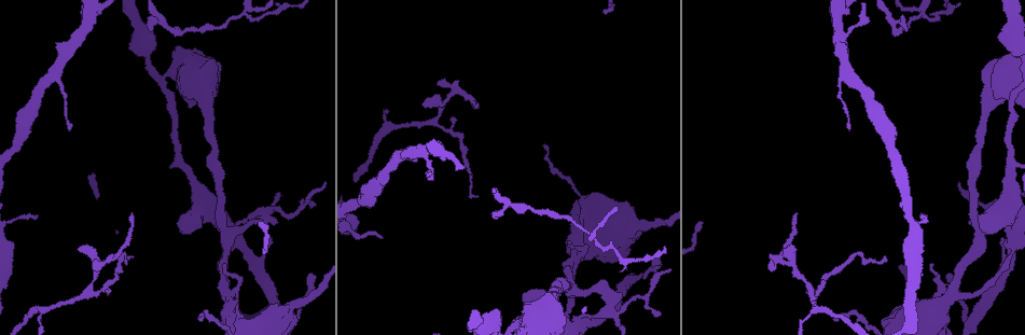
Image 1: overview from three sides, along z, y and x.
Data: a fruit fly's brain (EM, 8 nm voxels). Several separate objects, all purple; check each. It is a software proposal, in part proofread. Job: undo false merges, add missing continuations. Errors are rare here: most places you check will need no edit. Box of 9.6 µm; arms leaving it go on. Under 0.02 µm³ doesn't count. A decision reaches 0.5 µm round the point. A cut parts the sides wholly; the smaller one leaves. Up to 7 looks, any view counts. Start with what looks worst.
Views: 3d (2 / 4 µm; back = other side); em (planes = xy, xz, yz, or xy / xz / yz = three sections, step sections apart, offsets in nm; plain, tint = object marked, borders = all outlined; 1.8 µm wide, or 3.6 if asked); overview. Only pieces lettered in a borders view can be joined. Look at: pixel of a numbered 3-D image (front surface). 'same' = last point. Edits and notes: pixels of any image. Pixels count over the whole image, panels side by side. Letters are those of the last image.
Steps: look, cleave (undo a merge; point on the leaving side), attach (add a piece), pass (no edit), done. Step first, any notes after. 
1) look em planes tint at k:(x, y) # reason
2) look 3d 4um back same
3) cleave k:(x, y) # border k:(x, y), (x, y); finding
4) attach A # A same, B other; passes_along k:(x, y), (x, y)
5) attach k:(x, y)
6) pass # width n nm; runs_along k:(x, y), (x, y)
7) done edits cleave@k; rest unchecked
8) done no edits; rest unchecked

look em xz step 16 tint at 1:(263, 216)

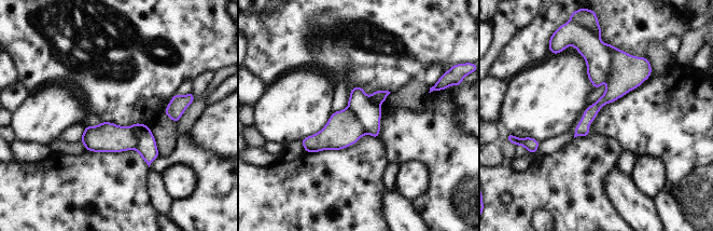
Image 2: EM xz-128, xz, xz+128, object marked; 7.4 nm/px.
look em planes borders same # cut it another way

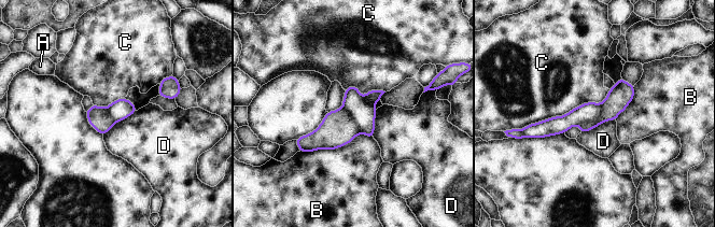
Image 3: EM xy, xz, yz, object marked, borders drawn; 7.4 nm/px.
cleave 3:(618, 98) # A other, B other, C other, D other; part_leaving 3:(631, 88), (599, 122), (583, 129); two cells meet here

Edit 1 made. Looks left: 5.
look em xz step 4 tint at 1:(89, 288) # three-way junction

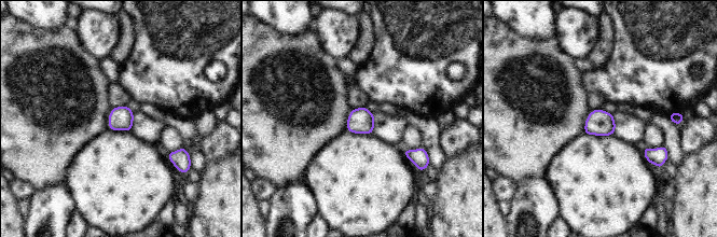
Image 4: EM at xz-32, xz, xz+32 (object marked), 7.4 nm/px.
look em planes borders same

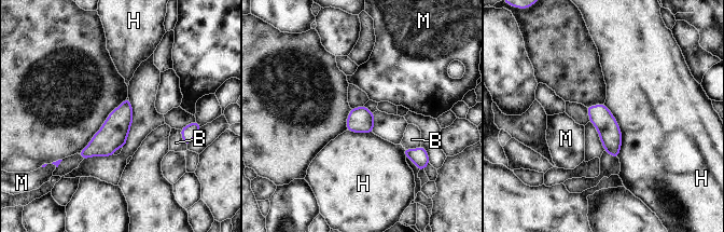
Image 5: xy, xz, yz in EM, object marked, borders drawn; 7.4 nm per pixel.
pass # width 170 nm; B other, H other, M other; one cell here

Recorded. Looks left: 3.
look 3d 2um at 1:(498, 216) # tapers out

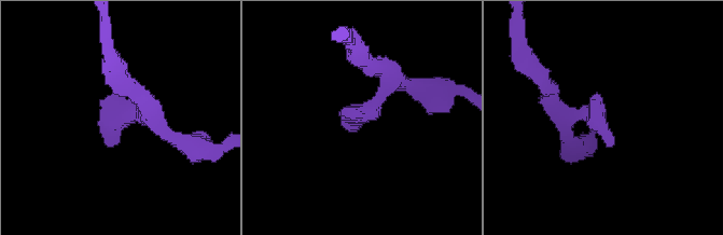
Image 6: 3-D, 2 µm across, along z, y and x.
look em xz step 8 borders at 6:(356, 125) # shape alone is not enough

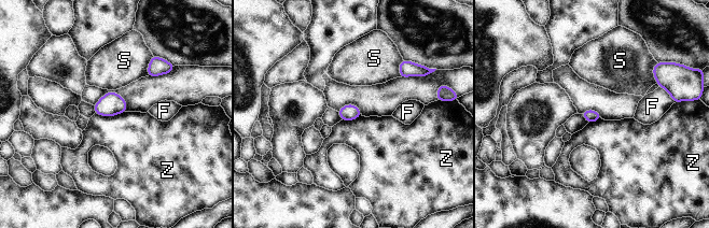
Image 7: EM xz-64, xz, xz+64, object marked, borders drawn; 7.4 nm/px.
pass # F other, S other, Z other; border 7:(124, 111), (114, 115), (95, 113); none of them fits

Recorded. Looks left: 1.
done edits cleave@3; rest unchecked

